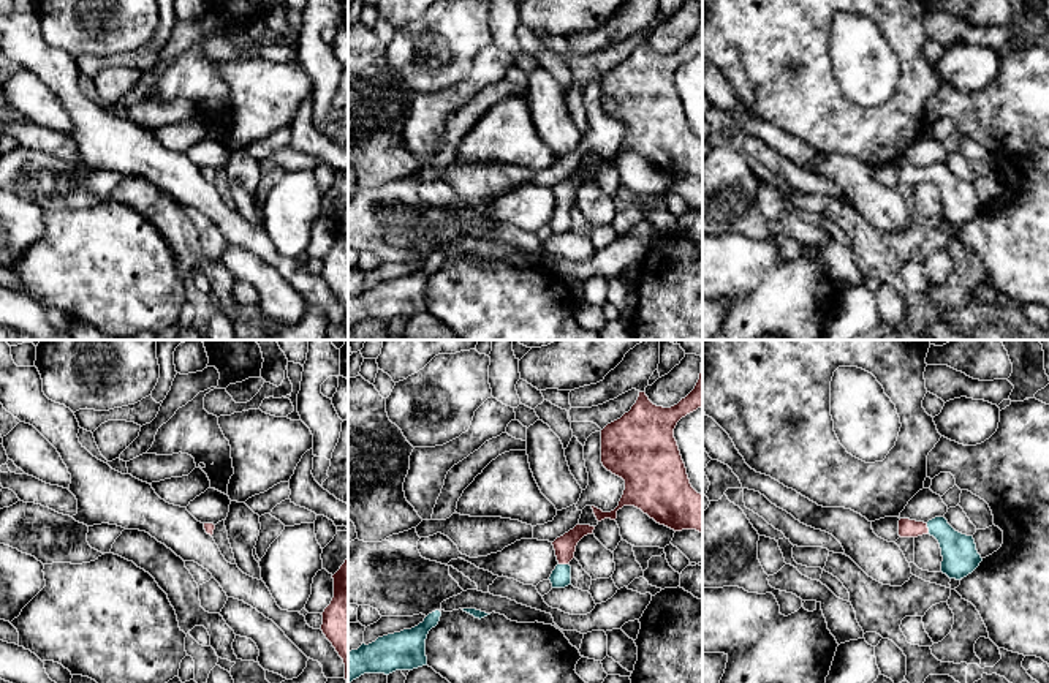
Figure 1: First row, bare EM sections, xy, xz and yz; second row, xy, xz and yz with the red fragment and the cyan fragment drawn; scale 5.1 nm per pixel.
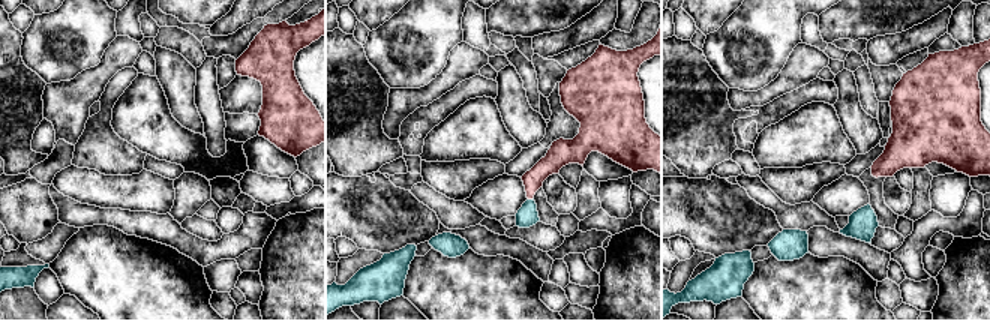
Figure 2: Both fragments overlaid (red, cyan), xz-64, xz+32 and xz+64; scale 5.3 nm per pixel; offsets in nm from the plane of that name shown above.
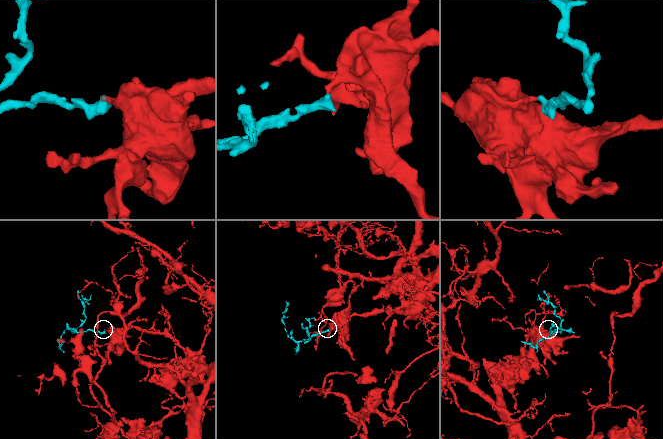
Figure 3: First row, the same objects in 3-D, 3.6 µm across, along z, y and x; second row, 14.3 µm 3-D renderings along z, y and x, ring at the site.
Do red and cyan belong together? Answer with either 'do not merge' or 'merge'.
merge

